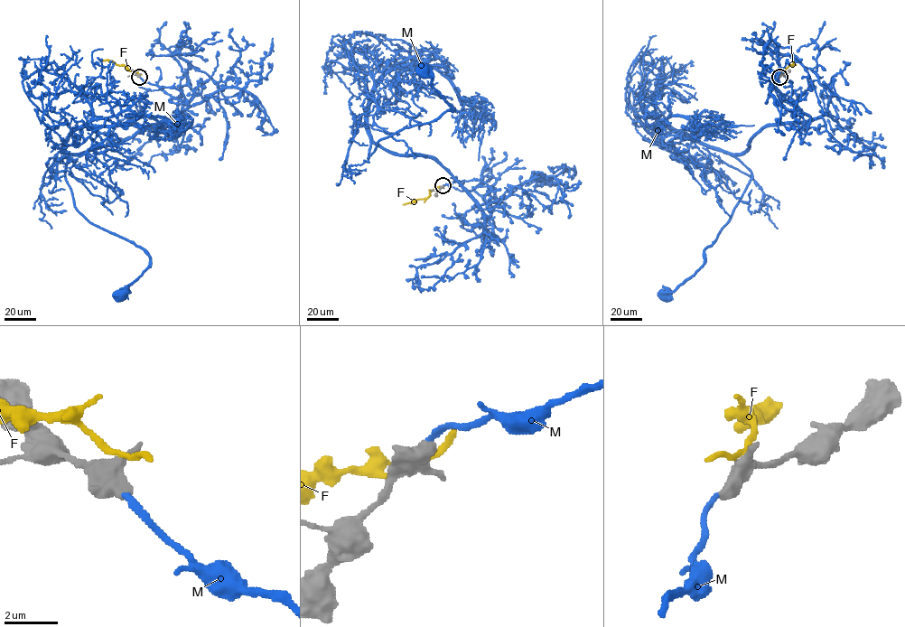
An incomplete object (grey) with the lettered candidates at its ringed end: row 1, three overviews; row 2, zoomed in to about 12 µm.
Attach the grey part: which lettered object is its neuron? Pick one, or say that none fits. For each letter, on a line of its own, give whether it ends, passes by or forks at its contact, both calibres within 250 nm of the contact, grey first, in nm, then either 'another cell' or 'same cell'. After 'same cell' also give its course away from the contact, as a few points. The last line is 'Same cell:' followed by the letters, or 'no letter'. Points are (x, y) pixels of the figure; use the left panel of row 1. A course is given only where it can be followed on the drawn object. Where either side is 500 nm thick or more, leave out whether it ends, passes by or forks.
F: 700 nm thick on the grey side, 200 nm on the other; another cell
M: 600 nm thick on the grey side, 220 nm on the other; same cell; it runs (140, 76), (178, 88), (185, 116), (70, 154), (65, 172), (79, 212), (150, 258), (121, 296)
Same cell: M

